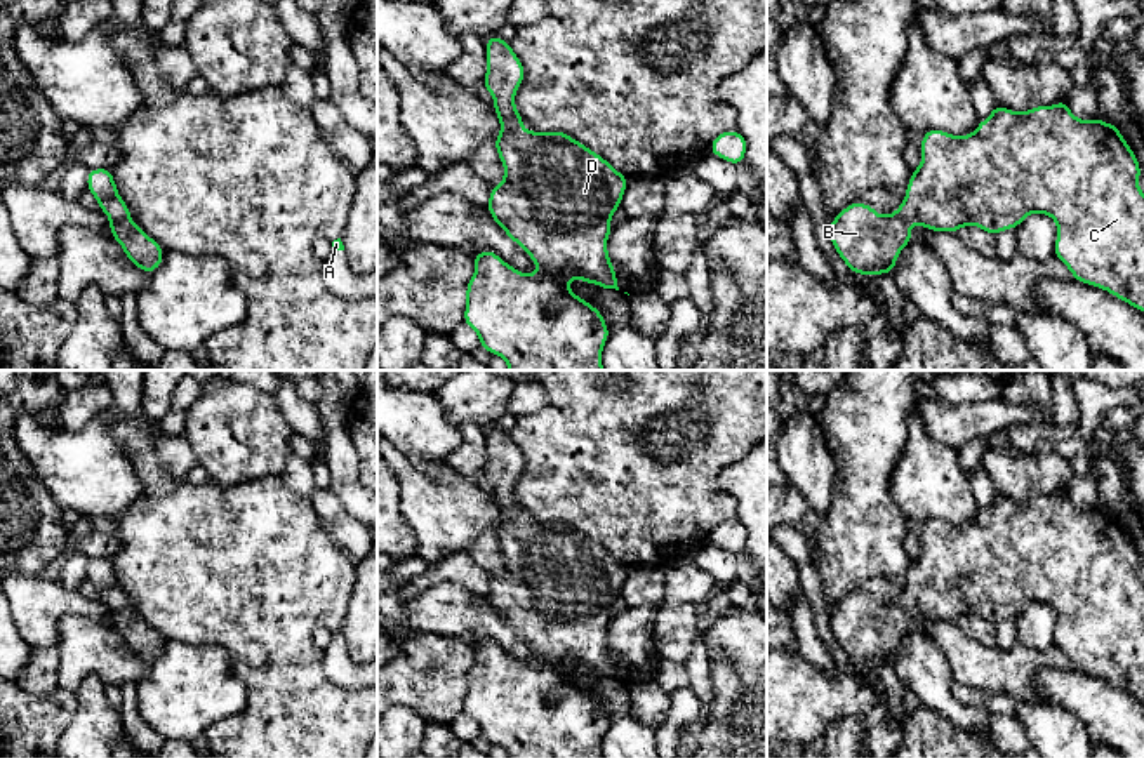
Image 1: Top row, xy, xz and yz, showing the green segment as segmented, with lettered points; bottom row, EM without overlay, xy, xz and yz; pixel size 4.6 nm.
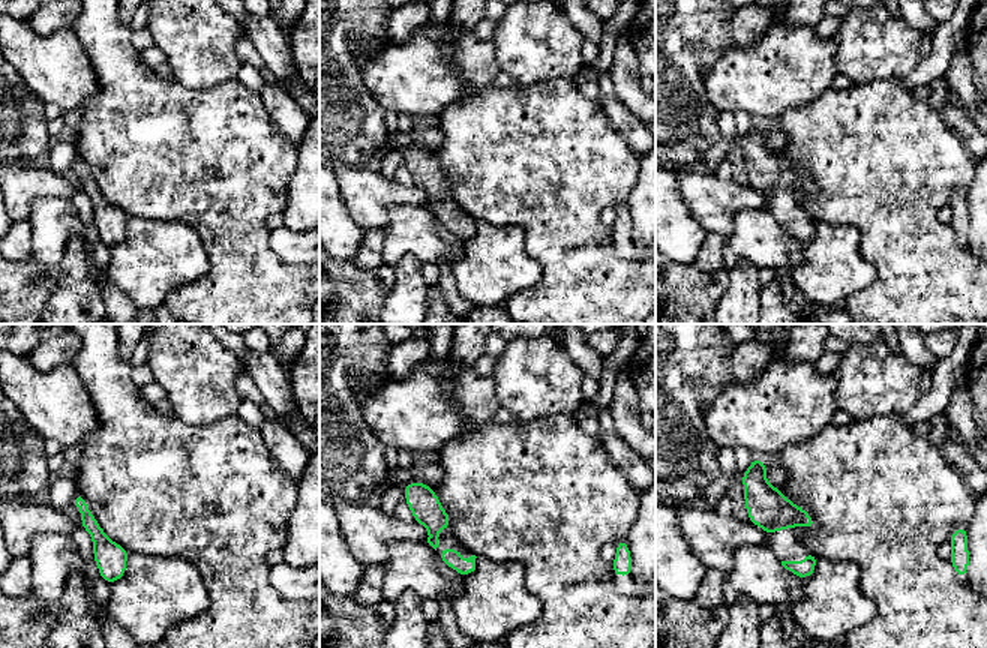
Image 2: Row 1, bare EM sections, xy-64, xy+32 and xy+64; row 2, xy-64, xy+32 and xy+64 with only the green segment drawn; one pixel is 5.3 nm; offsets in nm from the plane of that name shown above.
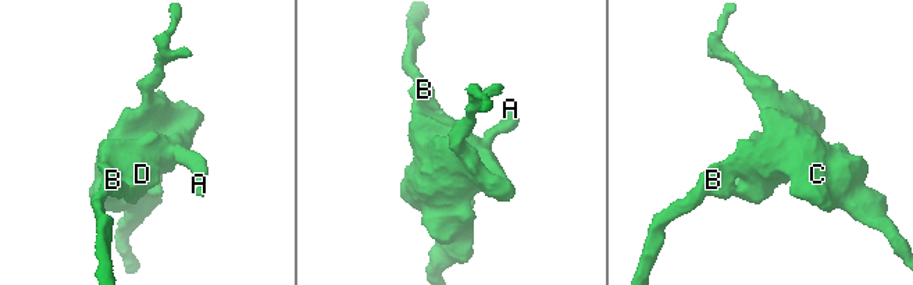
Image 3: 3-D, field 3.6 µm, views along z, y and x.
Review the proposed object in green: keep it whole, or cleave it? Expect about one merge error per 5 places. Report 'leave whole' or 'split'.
leave whole

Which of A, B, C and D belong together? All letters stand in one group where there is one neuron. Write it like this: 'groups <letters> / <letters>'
groups A B C D

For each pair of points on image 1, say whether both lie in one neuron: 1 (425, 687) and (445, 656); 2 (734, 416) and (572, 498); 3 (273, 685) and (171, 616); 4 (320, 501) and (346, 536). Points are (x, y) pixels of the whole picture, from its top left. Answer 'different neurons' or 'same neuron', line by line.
1: same neuron
2: same neuron
3: same neuron
4: same neuron

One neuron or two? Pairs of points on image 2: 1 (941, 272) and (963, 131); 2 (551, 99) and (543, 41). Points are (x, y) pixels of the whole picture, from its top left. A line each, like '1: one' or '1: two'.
1: two
2: two

